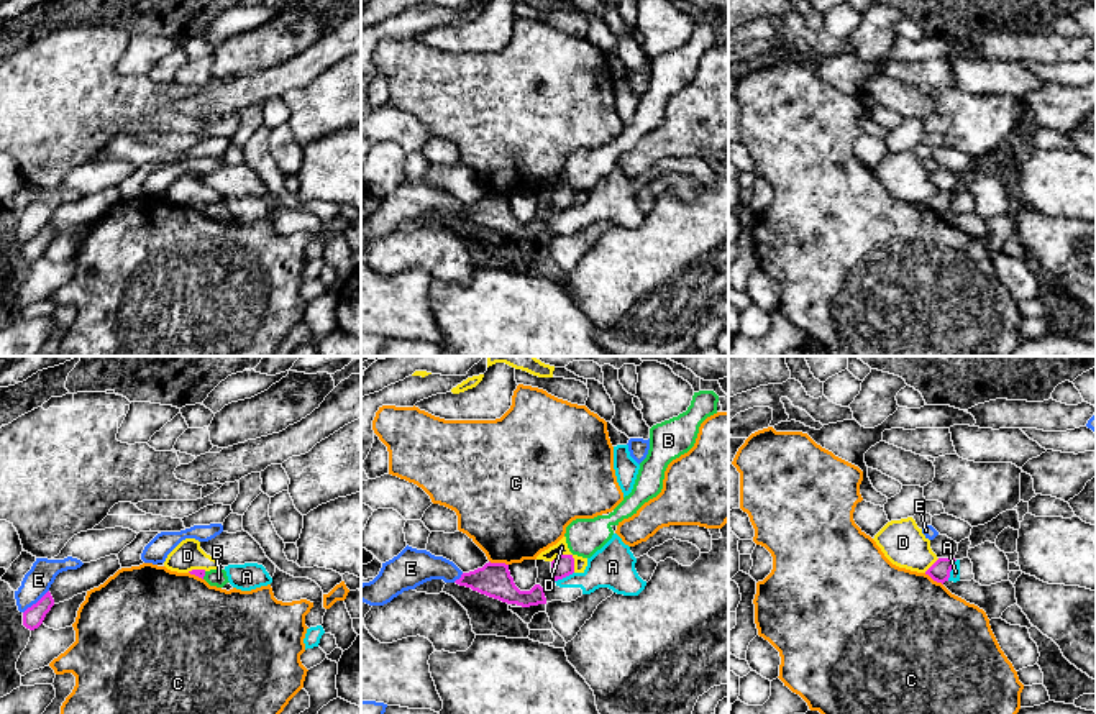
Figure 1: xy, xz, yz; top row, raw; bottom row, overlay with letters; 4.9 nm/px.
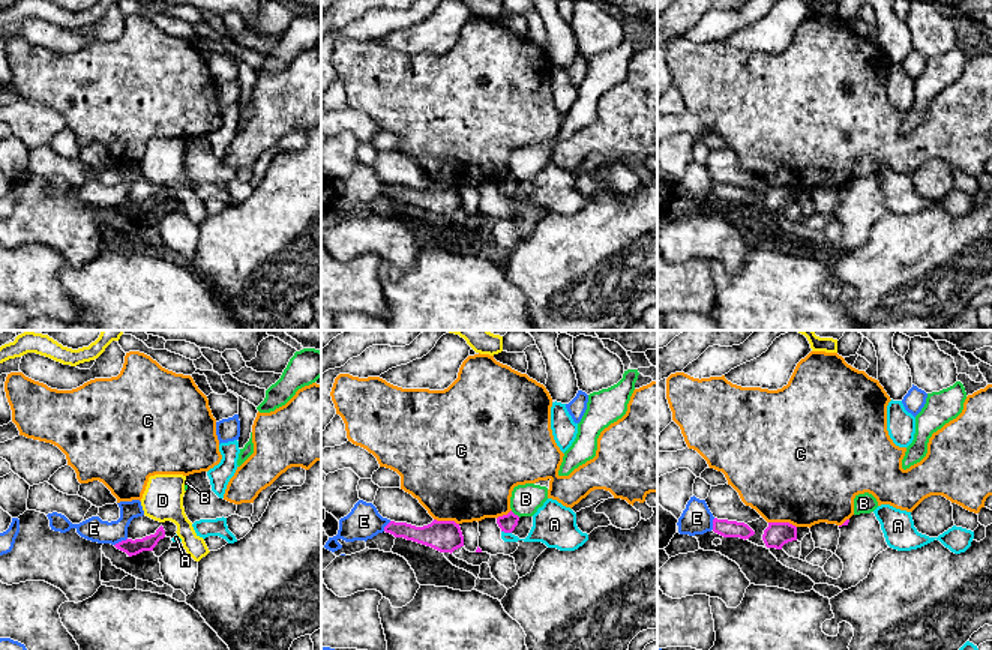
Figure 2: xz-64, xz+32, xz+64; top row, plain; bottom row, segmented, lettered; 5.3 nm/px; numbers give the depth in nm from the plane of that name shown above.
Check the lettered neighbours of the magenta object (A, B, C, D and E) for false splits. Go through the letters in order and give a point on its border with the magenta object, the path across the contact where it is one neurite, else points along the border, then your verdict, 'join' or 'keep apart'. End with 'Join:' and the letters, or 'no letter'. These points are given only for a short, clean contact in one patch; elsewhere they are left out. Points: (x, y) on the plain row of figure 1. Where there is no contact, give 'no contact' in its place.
A: yz (950, 202) | along yz (957, 192), (947, 212) | keep apart
B: xy (204, 207) | keep apart
C: xz (499, 196) | keep apart
D: xz (570, 187) | along xz (552, 194), (560, 187), (570, 187), (575, 204) | keep apart
E: xy (36, 235) | keep apart
Join: no letter

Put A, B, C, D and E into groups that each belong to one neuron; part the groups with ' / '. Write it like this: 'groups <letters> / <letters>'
groups A D / B / C / E

